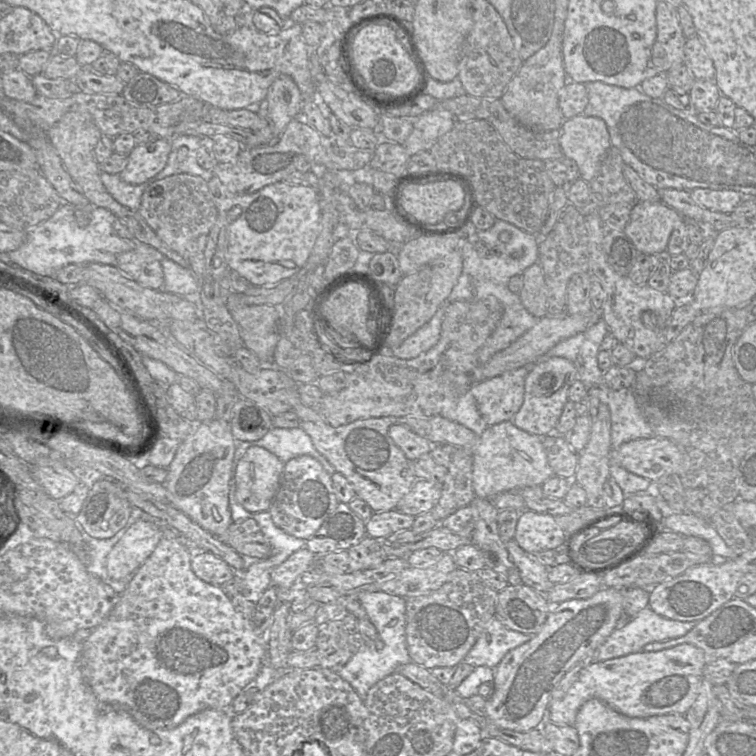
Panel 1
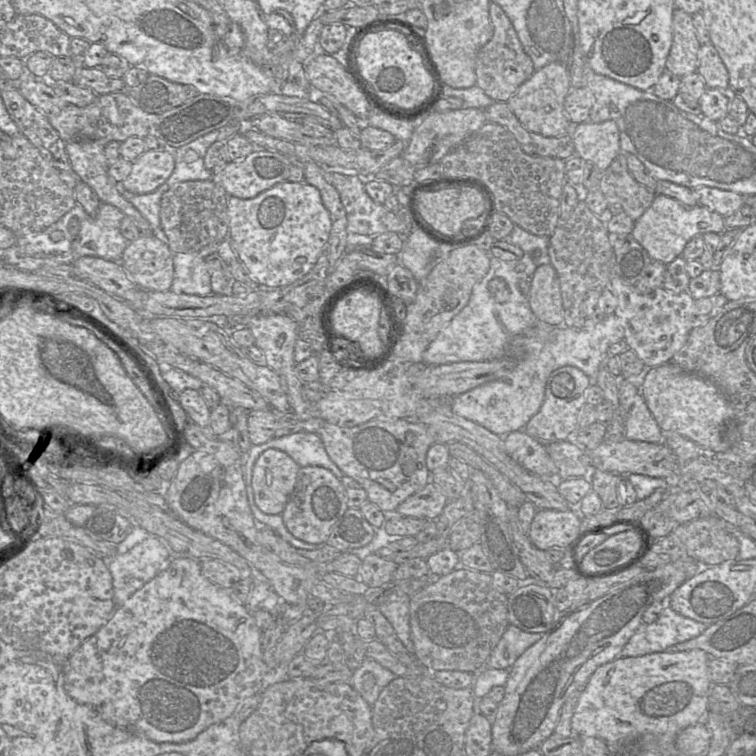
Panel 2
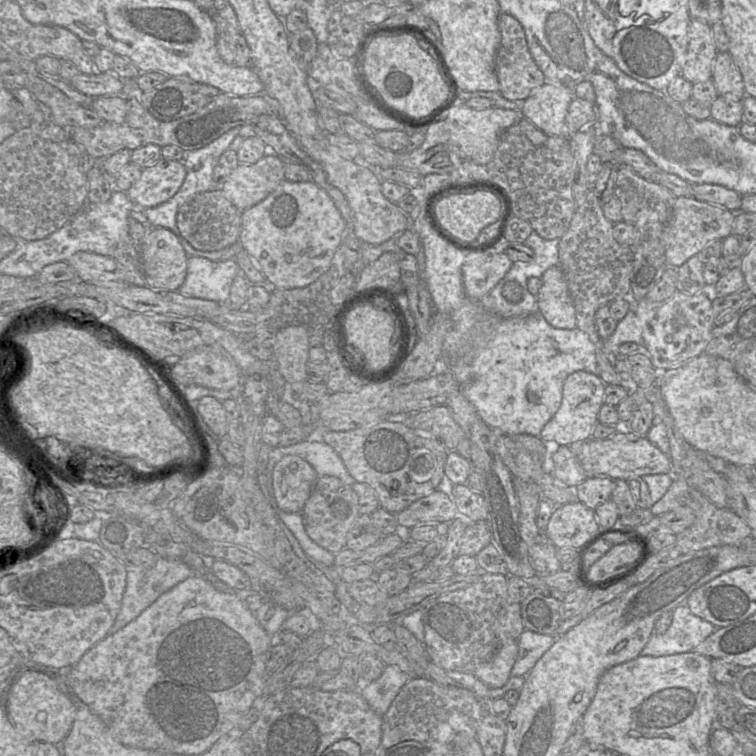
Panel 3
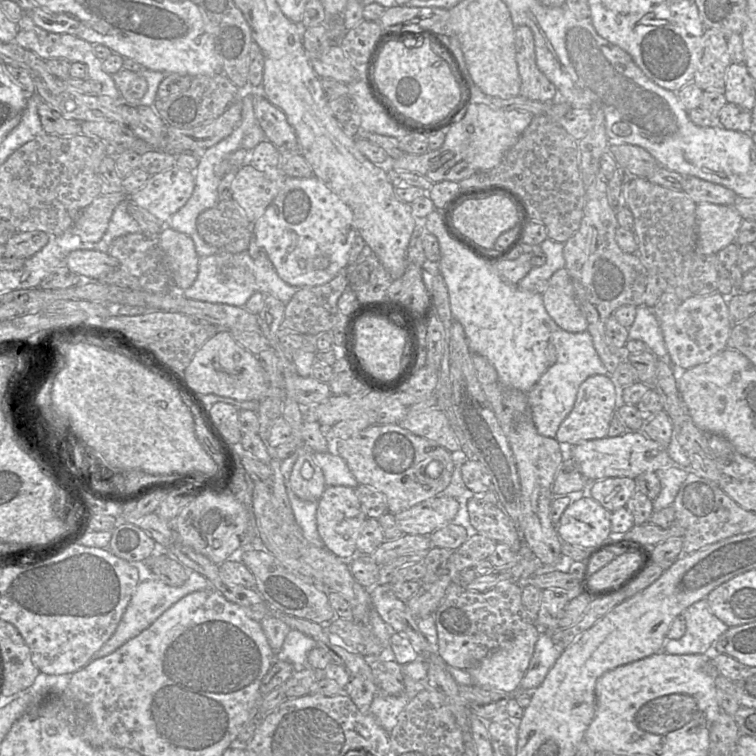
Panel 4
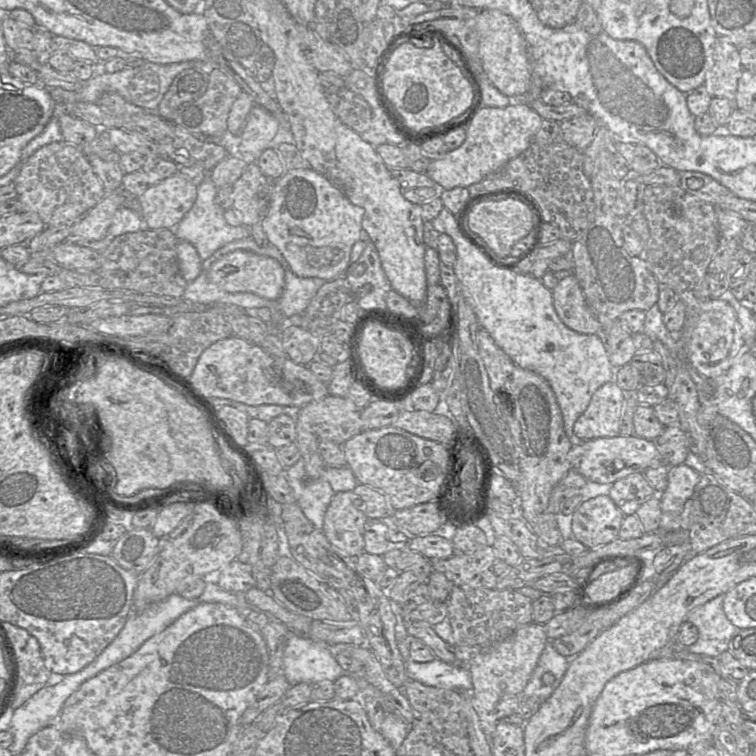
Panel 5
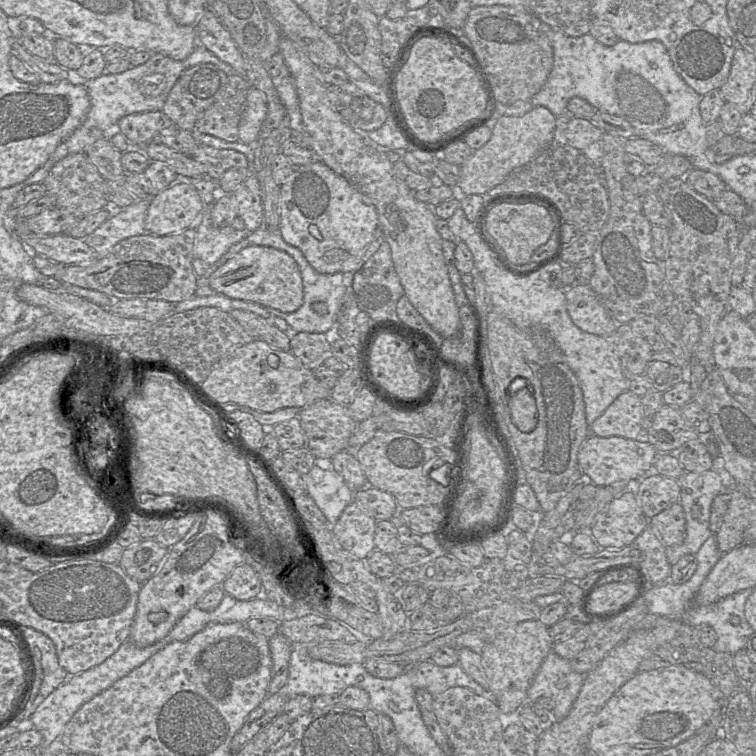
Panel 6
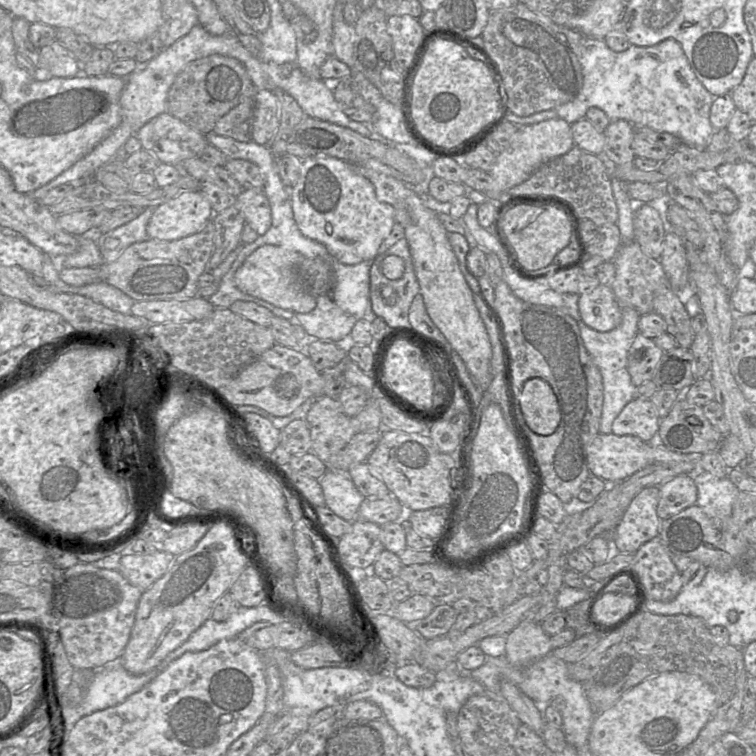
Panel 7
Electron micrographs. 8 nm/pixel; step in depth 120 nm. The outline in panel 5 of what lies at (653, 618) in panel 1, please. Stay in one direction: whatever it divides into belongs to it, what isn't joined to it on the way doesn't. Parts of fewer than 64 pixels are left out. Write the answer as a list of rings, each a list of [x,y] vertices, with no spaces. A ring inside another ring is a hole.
[[[720,594],[688,613],[686,619],[693,623],[699,632],[697,641],[688,646],[691,652],[718,657],[727,651],[729,642],[740,631],[723,610],[724,597],[725,594]]]

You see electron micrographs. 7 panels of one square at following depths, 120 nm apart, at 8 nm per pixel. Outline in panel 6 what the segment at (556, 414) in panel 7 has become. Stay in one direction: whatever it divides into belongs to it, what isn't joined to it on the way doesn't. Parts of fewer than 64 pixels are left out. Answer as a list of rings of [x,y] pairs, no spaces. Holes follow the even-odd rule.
[[[530,384],[509,399],[508,407],[512,421],[520,431],[534,430],[537,425],[537,408]]]

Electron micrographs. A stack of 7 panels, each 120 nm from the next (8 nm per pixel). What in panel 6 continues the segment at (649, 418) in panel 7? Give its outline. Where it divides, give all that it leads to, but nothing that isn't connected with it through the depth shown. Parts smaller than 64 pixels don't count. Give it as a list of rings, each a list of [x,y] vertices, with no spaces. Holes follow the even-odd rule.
[[[626,391],[620,394],[590,426],[591,435],[619,436],[647,442],[642,420],[644,408],[640,396]]]

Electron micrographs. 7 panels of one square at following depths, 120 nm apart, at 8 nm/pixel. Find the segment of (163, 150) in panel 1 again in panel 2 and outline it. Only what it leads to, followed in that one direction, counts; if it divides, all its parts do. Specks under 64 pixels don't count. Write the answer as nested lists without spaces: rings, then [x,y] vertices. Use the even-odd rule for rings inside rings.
[[[146,150],[132,166],[131,173],[121,183],[125,190],[147,194],[164,184],[175,168],[175,158],[167,151]]]

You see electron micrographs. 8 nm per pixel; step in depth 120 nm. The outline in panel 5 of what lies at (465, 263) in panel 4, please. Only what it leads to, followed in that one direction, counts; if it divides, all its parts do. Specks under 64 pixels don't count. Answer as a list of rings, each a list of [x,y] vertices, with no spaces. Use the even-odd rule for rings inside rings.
[[[443,208],[440,214],[430,222],[440,234],[449,235],[455,243],[457,259],[453,270],[480,327],[491,335],[495,343],[514,363],[521,368],[539,374],[548,381],[561,409],[565,433],[574,445],[574,423],[586,410],[597,389],[605,383],[613,381],[615,377],[615,368],[610,363],[604,343],[597,334],[578,333],[561,321],[553,305],[552,291],[543,285],[541,279],[495,266],[482,249],[474,245],[467,237],[462,219],[457,214],[454,215],[448,209]]]

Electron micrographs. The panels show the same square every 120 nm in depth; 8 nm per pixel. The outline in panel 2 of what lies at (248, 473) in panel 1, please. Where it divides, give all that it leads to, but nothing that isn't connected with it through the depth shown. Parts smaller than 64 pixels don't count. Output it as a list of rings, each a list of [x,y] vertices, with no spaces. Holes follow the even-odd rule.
[[[267,449],[252,470],[252,489],[257,507],[266,514],[281,514],[293,492],[300,466],[287,453]]]

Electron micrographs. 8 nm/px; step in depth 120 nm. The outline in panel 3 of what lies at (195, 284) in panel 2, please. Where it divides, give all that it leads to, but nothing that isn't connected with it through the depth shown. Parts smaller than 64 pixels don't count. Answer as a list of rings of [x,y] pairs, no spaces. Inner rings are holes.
[[[189,256],[187,275],[178,292],[185,297],[228,302],[233,280],[238,274],[235,259],[213,261]]]

